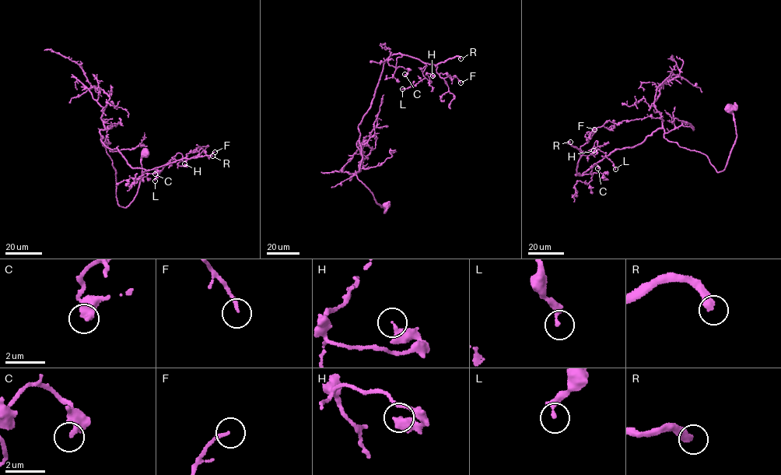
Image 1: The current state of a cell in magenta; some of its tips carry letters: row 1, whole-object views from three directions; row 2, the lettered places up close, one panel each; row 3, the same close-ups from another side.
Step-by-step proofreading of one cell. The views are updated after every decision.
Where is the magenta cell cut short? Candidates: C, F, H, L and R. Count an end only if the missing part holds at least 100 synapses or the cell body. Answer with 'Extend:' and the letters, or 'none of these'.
Extend: R

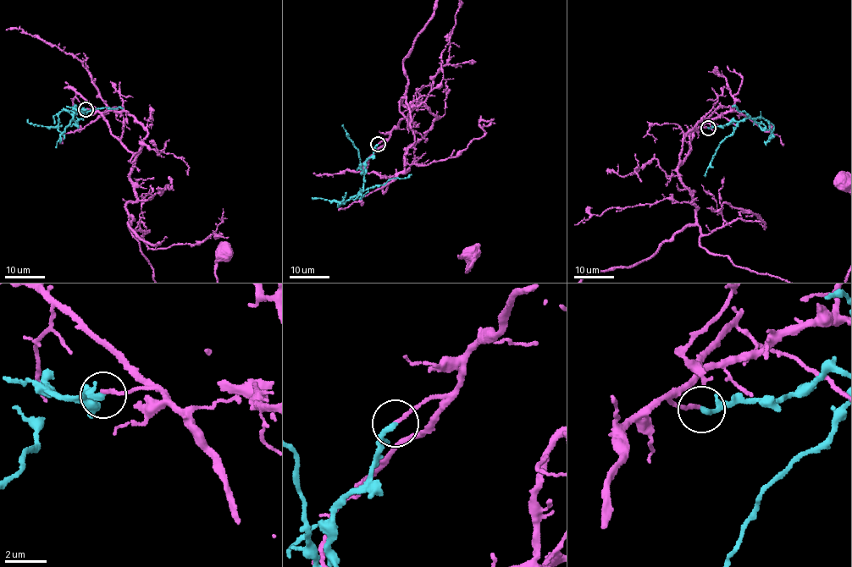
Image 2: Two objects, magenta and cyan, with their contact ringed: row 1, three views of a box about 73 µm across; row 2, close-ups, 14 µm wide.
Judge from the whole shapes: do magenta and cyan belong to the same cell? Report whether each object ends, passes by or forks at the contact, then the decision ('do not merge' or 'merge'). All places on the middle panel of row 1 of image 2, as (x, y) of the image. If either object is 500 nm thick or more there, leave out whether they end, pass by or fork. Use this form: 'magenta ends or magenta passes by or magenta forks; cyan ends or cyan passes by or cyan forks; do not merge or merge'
magenta ends; cyan ends; do not merge

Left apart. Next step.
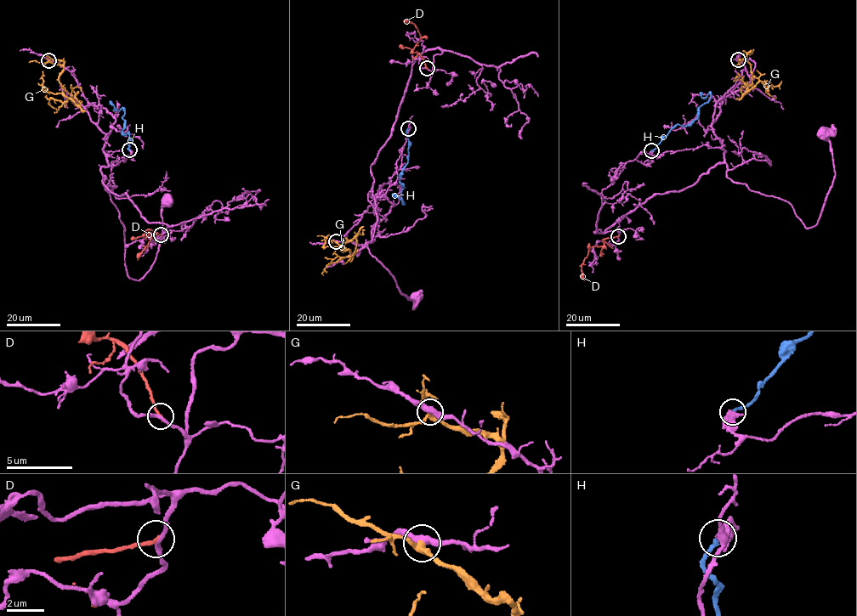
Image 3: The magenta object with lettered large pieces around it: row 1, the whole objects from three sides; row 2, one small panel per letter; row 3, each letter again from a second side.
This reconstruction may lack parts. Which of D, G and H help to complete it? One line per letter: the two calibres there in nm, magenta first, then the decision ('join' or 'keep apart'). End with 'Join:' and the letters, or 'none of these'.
D: 240/240 nm | keep apart
G: 400/340 nm | keep apart
H: 480/240 nm | keep apart
Join: none of these

